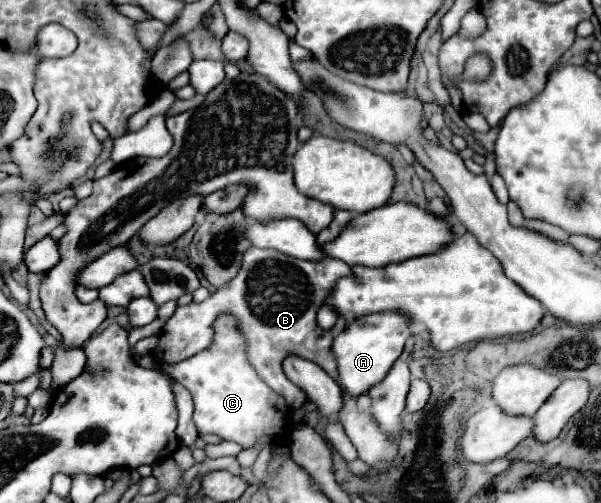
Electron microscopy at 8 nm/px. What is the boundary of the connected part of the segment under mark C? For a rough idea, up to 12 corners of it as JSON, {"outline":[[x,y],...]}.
{"outline":[[232,316],[212,350],[162,366],[194,398],[200,434],[254,446],[266,480],[288,408],[244,354]]}

